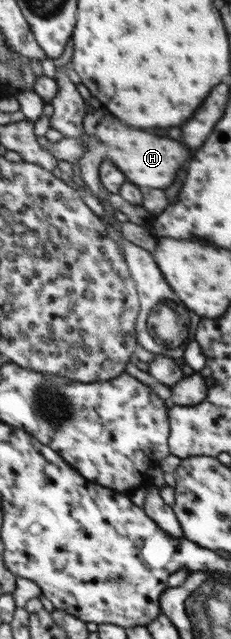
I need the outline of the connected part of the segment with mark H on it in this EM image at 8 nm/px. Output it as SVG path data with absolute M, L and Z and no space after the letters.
M101 106L93 108L91 113L84 116L84 132L79 139L83 139L87 150L76 163L81 168L81 178L87 188L95 194L99 182L99 170L102 162L107 159L137 186L147 186L147 188L167 188L175 182L177 174L185 168L185 164L191 160L189 150L171 138L159 138L153 134L147 134L143 130L133 130L127 124L119 122L115 116L105 112Z

